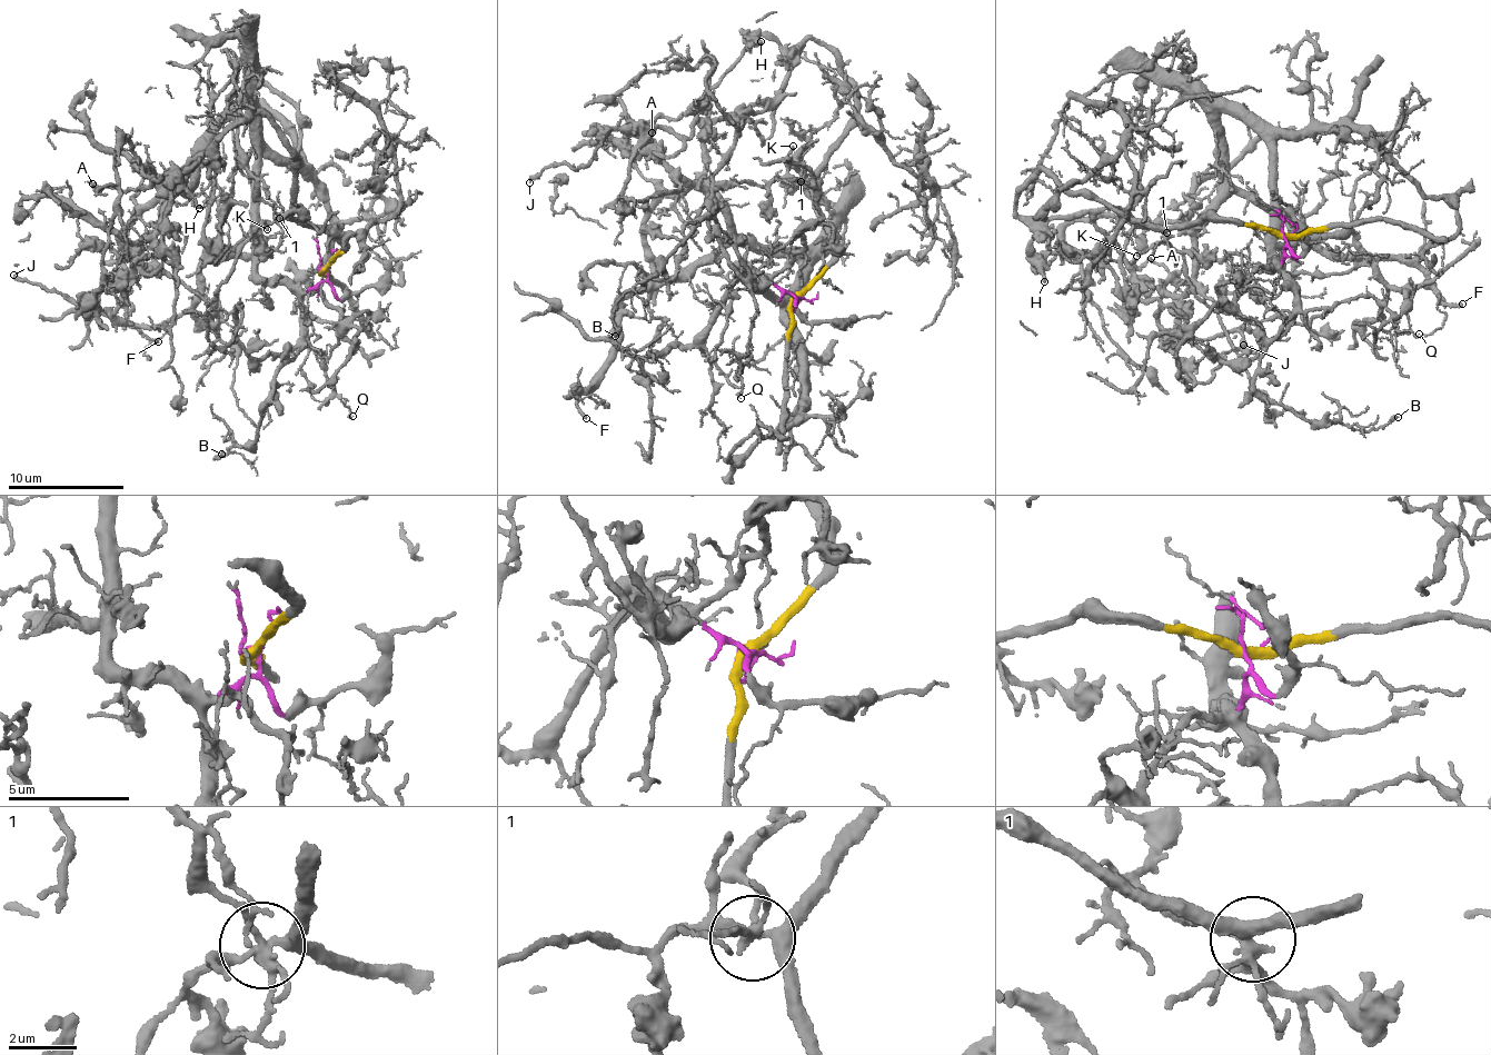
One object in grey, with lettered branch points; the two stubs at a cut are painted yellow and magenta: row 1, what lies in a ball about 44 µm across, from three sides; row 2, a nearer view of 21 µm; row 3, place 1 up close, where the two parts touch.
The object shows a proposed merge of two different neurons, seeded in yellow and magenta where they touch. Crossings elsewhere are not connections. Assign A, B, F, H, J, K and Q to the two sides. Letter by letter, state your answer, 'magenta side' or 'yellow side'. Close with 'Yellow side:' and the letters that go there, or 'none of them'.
A: yellow side
B: magenta side
F: magenta side
H: yellow side
J: yellow side
K: yellow side
Q: magenta side
Yellow side: A, H, J, K

